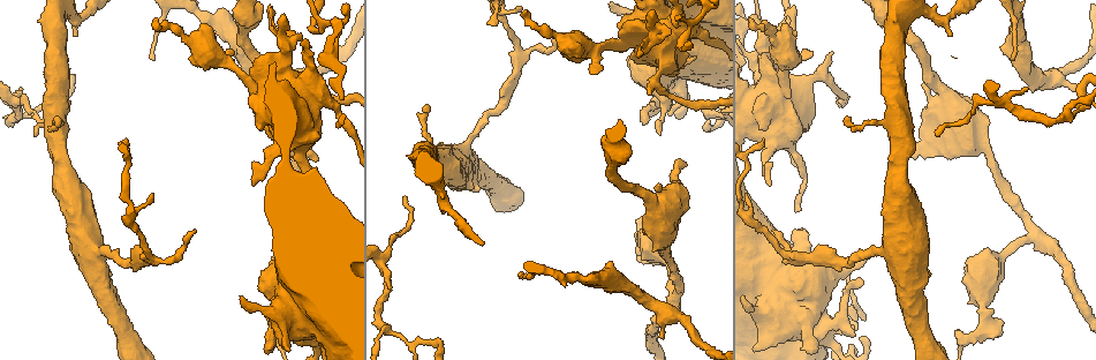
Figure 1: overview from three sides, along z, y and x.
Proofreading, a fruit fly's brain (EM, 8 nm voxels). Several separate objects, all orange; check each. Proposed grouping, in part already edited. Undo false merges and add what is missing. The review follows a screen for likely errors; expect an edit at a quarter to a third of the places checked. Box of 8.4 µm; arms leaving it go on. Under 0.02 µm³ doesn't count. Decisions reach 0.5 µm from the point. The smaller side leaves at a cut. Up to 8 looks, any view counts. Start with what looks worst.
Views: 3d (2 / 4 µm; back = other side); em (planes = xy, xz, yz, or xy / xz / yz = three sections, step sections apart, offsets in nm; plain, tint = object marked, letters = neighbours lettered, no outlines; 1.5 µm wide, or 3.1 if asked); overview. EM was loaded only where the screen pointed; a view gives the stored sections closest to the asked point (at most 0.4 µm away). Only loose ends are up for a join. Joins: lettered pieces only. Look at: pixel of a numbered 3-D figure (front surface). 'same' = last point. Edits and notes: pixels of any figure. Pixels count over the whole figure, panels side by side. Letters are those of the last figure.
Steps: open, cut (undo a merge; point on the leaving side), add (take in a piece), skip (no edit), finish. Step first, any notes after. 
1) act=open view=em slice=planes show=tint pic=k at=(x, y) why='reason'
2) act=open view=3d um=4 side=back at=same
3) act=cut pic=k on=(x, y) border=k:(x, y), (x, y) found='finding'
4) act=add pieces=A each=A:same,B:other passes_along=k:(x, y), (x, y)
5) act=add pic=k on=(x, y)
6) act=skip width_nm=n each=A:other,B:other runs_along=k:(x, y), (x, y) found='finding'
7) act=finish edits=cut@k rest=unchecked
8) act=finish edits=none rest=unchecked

act=open view=em slice=xz step=8 show=letters pic=1 at=(388, 288) why='branch stops here'

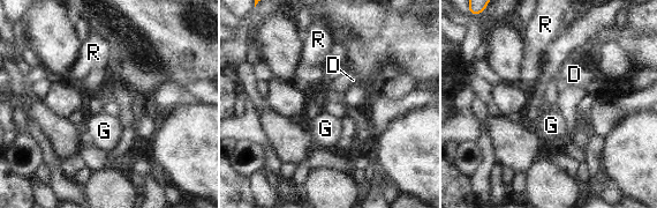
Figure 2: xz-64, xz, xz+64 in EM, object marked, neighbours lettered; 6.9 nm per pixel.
act=open view=em slice=planes show=letters at=same

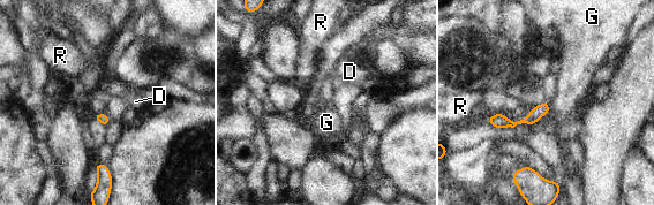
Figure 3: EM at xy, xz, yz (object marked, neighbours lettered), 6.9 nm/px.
act=skip each=D:other,G:other,R:other runs_along=3:(546, 106), (516, 123), (491, 120) found='none of them fits'

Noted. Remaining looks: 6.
act=open view=3d um=2 pic=1 at=(661, 336) why='an open end'

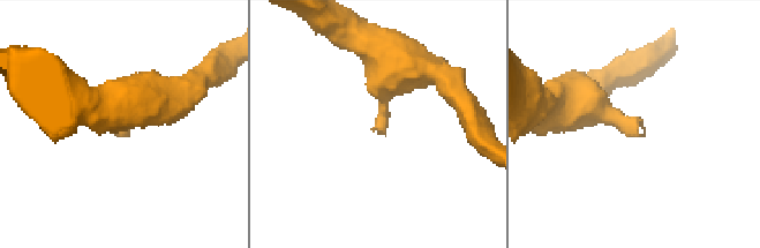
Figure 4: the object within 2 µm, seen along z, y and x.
act=open view=em slice=planes show=plain pic=4 at=(128, 133) why='shape alone is not enough'

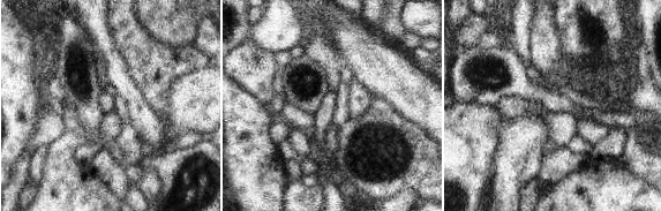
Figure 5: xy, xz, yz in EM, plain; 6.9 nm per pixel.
act=open view=em slice=planes show=letters at=same why='what lies round it'

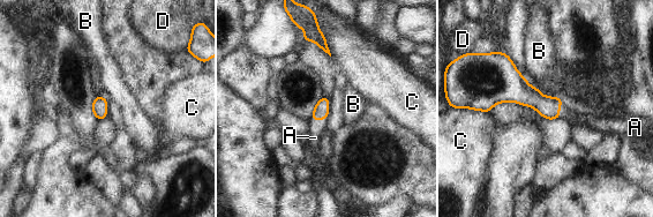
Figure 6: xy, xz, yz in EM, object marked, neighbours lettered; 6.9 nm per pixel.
act=add pieces=A each=A:same,B:other,C:other,D:other found='it goes on there'

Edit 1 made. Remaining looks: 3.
act=open view=3d um=4 pic=1 at=(127, 138) why='an open end'

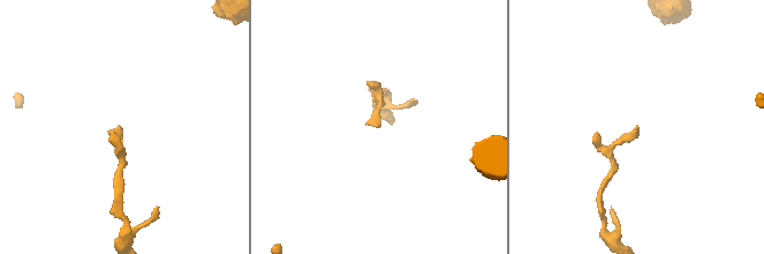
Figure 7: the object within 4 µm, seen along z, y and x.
act=open view=em slice=planes show=letters pic=7 at=(639, 129)

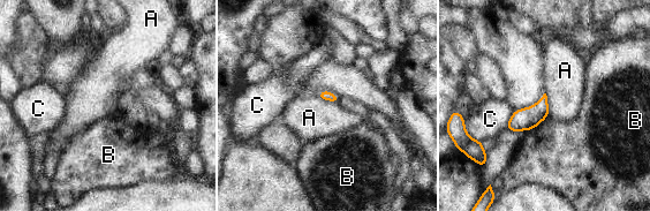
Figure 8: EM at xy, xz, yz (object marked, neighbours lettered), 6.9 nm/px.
act=skip each=A:other,B:other,C:other border=8:(545, 92), (548, 115) found='no lettered piece goes on from it'

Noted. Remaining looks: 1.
act=finish edits=add@6 rest=unchecked

